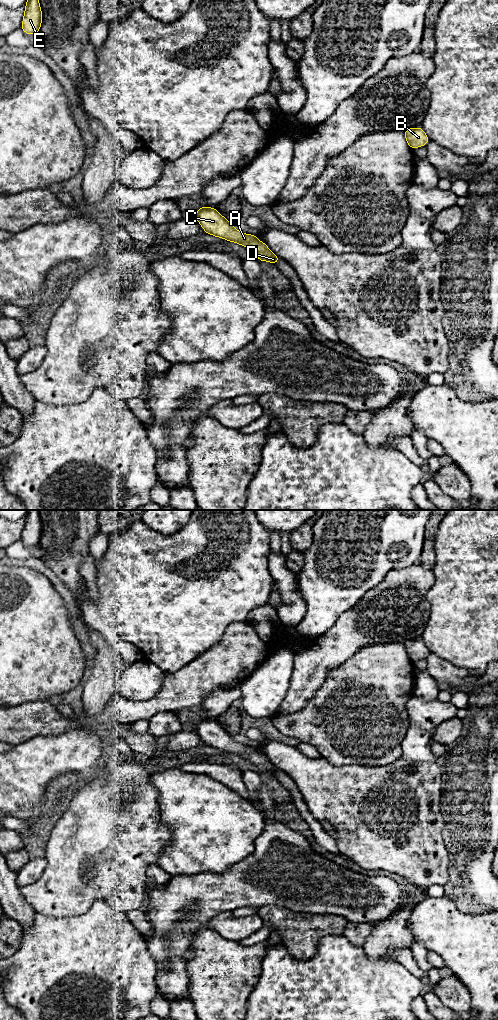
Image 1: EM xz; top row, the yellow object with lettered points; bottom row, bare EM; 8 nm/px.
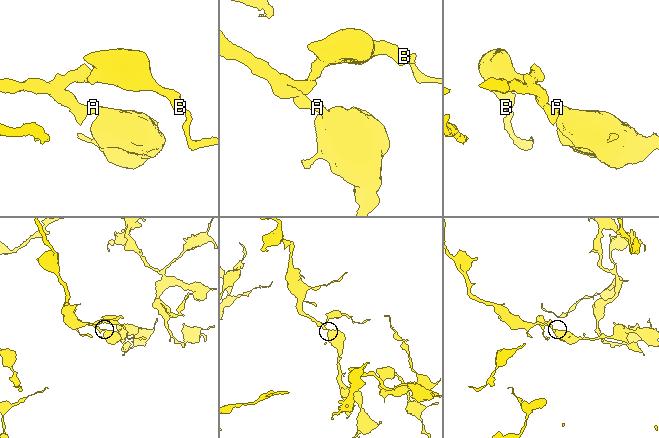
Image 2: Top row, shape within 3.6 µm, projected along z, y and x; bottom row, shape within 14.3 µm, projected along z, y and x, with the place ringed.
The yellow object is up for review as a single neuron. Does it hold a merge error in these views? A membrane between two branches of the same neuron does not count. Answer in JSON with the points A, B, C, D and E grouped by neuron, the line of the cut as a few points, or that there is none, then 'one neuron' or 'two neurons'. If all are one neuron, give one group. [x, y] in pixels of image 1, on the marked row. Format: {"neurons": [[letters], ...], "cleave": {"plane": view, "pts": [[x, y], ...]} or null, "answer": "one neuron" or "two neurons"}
{"neurons": [["A", "B", "C", "D", "E"]], "cleave": null, "answer": "one neuron"}

